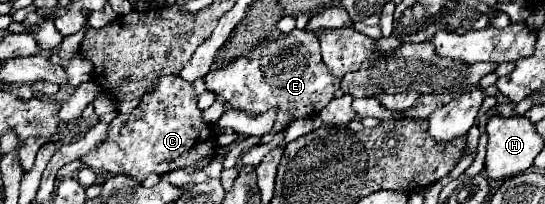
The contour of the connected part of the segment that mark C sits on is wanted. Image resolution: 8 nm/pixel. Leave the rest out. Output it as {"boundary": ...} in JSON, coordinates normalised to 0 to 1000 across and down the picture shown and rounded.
{"boundary":[[[305,368],[283,397],[283,456],[264,485],[257,564],[217,564],[206,593],[198,681],[176,740],[165,740],[147,789],[169,838],[198,838],[206,858],[235,858],[264,887],[275,848],[301,858],[330,819],[374,819],[393,770],[393,652],[371,593],[371,544],[360,525],[352,417],[327,368]]]}

